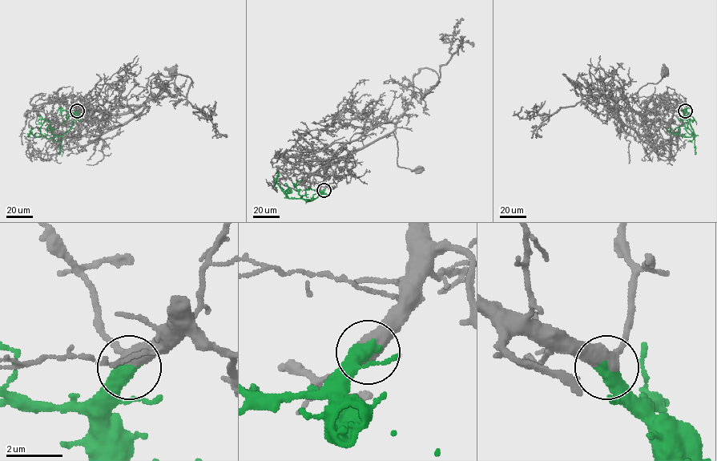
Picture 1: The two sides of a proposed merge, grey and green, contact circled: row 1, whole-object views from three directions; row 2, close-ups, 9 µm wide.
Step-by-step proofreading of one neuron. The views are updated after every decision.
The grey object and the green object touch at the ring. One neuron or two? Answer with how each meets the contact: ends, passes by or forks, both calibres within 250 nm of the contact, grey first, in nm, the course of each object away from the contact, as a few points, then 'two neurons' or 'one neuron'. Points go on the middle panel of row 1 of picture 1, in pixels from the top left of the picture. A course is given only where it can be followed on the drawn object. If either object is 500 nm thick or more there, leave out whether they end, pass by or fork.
calibres 440 and 600 nm; course grey (324, 190), (330, 160), (352, 154), (392, 132), (397, 141), (397, 164), (420, 171); course green (324, 190), (316, 198), (307, 200), (289, 198), (275, 181), (277, 171); one neuron

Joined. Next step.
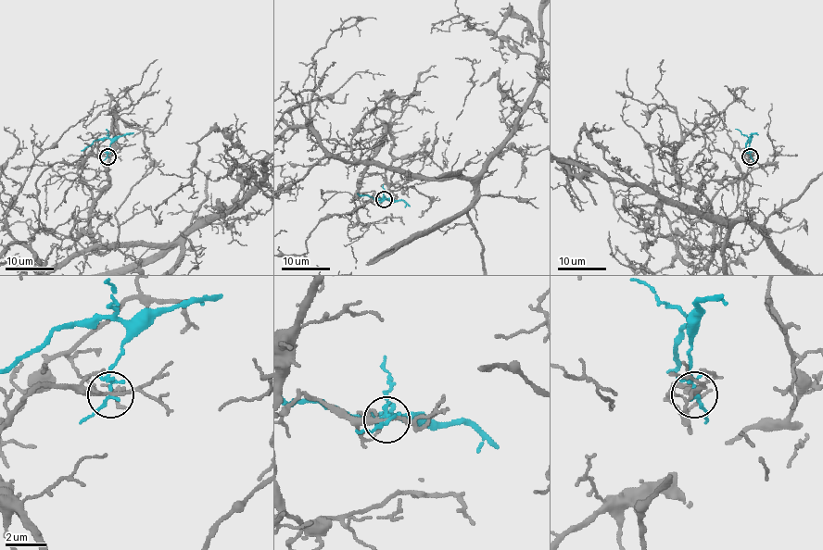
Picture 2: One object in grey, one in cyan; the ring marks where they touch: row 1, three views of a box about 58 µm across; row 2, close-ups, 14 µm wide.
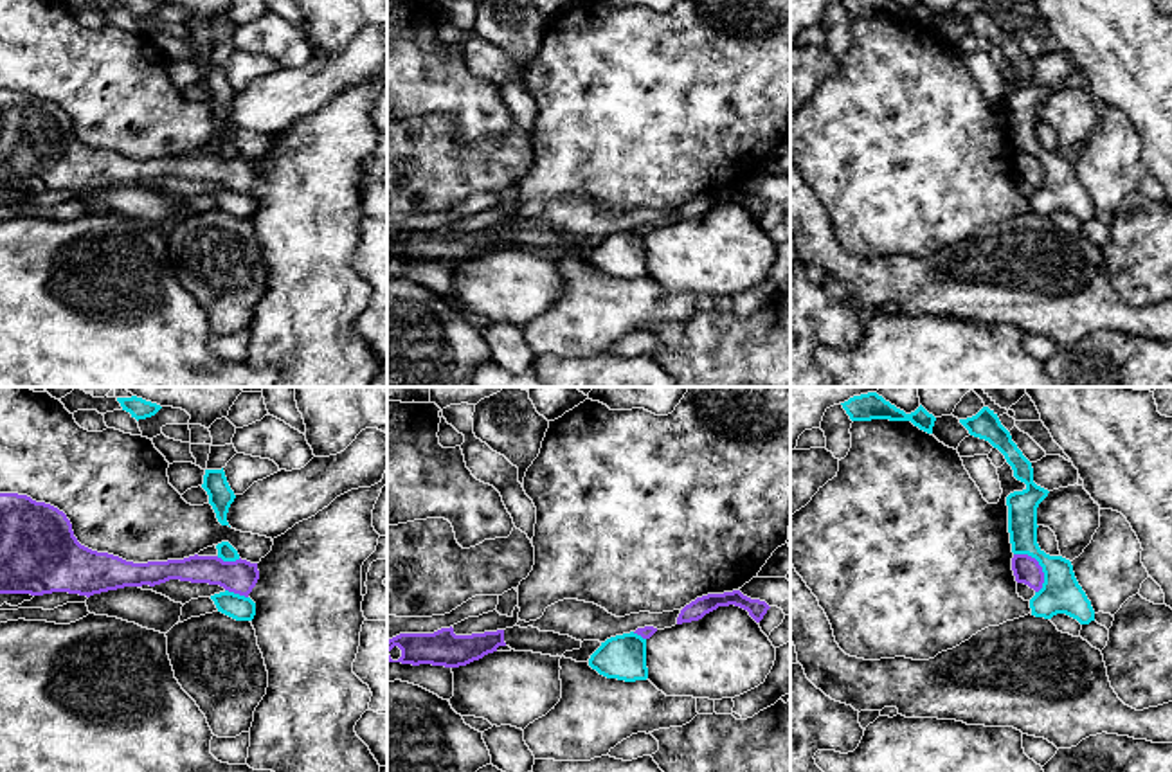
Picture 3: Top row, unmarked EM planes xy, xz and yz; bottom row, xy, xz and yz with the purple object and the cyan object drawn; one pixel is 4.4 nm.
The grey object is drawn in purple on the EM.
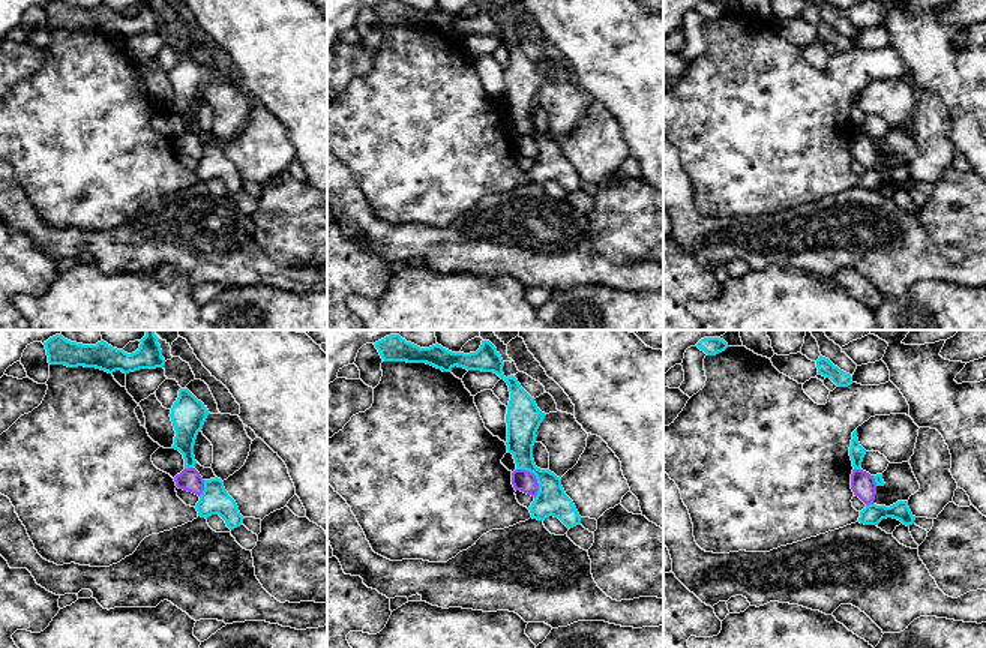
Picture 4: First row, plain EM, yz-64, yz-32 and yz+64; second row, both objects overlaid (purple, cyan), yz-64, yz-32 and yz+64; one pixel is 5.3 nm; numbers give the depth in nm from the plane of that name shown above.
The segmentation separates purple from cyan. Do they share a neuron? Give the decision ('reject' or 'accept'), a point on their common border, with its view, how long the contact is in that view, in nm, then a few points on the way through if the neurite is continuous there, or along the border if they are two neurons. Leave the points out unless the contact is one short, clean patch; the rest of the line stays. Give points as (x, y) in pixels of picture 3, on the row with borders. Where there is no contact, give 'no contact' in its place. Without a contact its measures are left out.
reject; meets purple in yz at (1039, 565); contact 220 nm long; border along yz (1014, 553), (1032, 556), (1041, 567), (1043, 587), (1037, 592)

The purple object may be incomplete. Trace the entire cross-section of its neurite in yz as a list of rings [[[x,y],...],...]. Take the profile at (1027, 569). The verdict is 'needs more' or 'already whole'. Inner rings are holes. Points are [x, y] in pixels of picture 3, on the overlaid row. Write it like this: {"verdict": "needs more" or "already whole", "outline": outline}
{"verdict": "already whole", "outline": [[[1014,554],[1012,570],[1017,583],[1024,583],[1035,592],[1042,588],[1044,572],[1039,561],[1028,554]]]}

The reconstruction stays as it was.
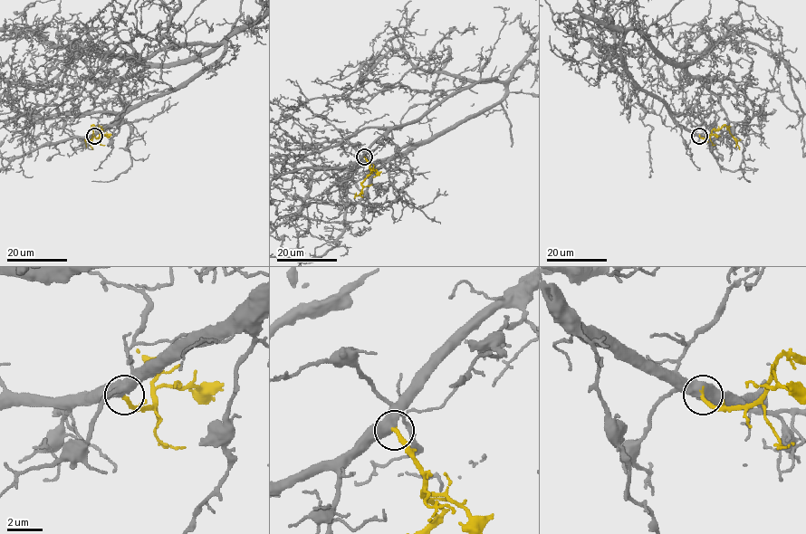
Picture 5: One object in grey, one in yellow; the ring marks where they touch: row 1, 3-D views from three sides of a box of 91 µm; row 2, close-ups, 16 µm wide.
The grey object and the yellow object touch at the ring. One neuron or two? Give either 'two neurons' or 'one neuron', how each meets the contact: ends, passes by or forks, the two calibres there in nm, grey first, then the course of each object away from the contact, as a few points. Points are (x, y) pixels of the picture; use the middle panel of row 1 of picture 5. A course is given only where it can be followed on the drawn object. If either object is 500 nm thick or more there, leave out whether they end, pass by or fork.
one neuron; 550 nm thick on the grey side, 240 nm on the other; yellow runs (364, 157), (371, 173), (362, 182), (361, 191), (356, 195), (356, 192)

